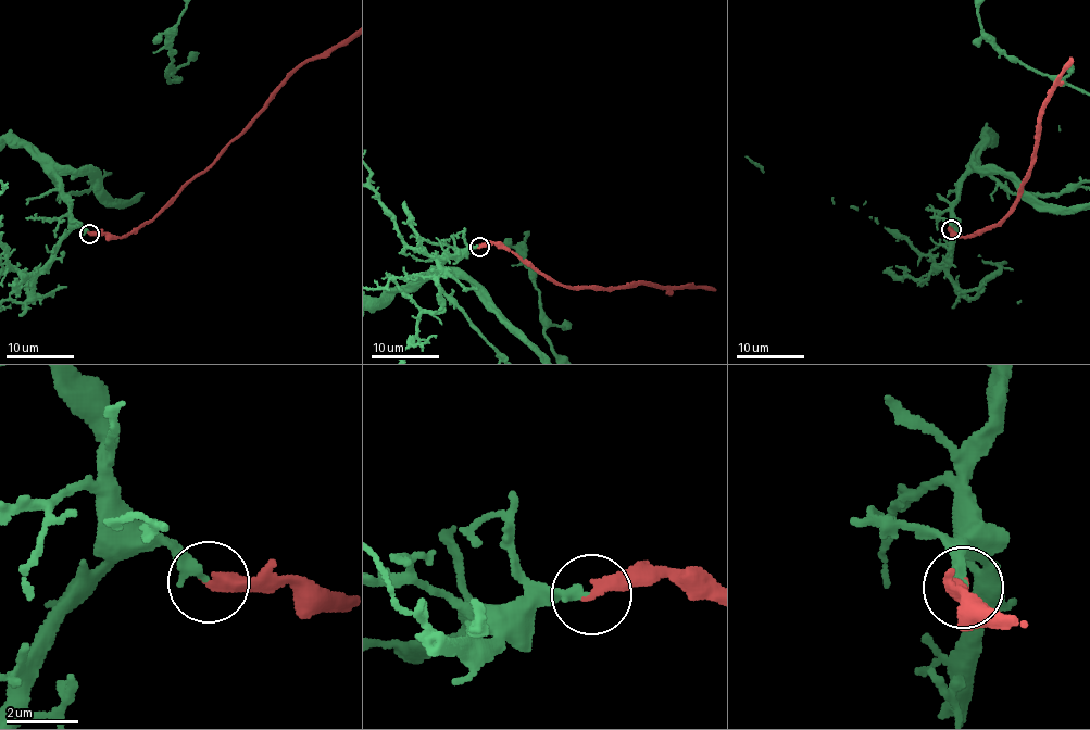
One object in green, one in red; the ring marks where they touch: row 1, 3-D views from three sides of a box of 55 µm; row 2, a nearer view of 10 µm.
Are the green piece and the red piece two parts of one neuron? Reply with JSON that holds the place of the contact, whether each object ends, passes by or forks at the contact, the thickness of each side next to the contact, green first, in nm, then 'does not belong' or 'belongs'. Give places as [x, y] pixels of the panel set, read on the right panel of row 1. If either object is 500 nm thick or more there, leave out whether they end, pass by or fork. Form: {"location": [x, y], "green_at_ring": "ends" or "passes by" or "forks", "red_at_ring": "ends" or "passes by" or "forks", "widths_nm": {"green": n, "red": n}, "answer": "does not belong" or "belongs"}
{"location": [951, 229], "green_at_ring": "ends", "red_at_ring": "ends", "widths_nm": {"green": 320, "red": 360}, "answer": "belongs"}

